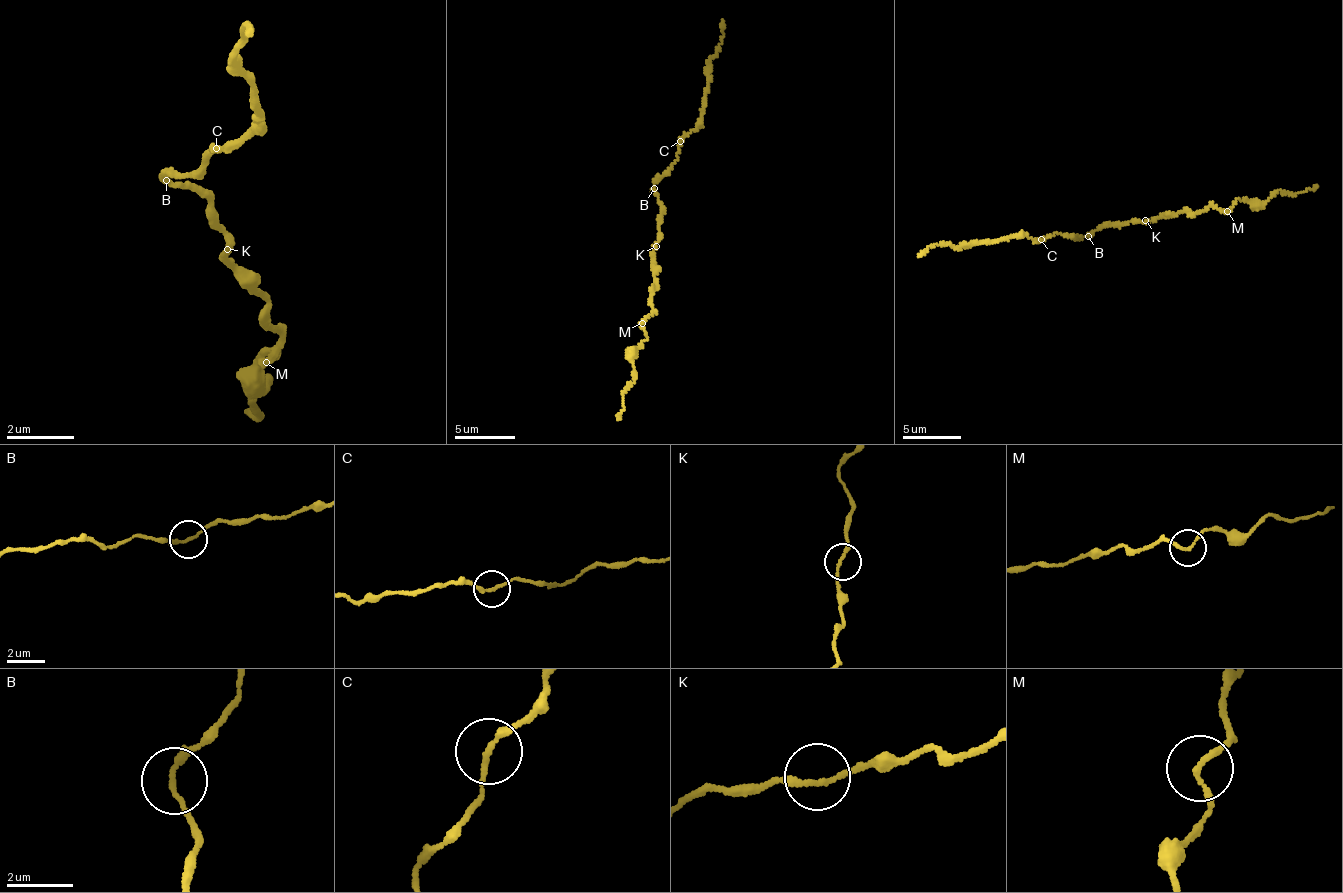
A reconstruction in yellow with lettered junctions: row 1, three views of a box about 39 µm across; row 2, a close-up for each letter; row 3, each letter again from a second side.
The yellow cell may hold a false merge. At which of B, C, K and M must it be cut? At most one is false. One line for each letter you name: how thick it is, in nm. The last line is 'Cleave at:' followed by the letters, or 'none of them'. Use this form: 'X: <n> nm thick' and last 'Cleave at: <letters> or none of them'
Cleave at: none of them

